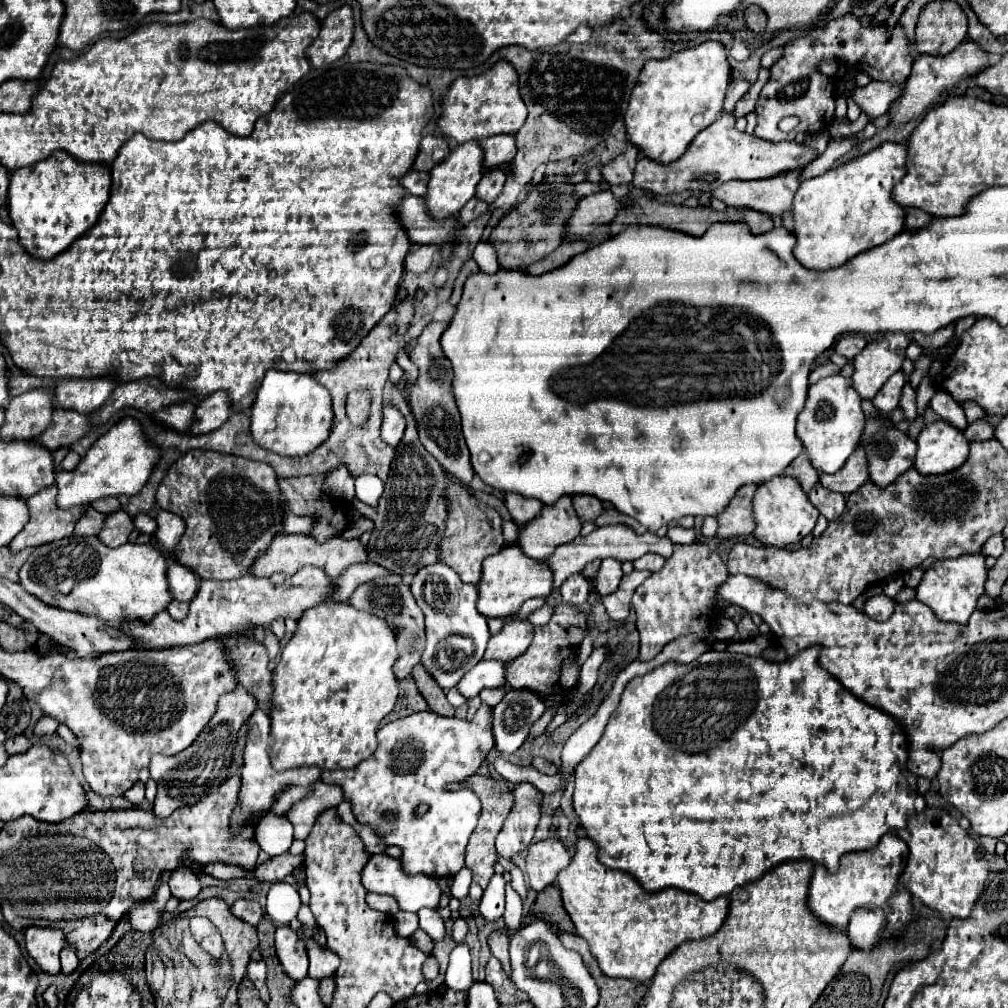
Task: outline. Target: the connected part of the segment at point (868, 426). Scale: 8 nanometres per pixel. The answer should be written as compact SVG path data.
M866 418L858 446L864 446L868 456L868 480L882 488L912 468L916 456L916 444L898 428L884 428L880 418Z

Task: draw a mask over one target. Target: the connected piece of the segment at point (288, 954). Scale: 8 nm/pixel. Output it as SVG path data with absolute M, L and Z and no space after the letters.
M278 926L276 930L276 954L284 972L294 980L302 980L308 974L308 954L304 940L288 926Z

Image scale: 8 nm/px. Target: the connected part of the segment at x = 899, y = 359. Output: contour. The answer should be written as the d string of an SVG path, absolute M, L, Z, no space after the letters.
M884 334L880 340L868 342L868 346L852 360L852 382L864 400L872 400L882 384L900 370L906 360L908 344L910 338L904 334Z

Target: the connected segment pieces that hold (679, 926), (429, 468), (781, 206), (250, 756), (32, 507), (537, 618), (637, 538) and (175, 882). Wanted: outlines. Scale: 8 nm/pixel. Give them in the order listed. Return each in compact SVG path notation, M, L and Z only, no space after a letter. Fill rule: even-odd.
M586 836L574 842L572 862L558 874L556 884L564 908L576 926L576 934L590 944L590 952L598 960L602 972L610 978L632 978L638 982L652 980L658 964L678 944L718 932L730 904L728 896L706 902L696 894L674 888L648 894L628 872L600 864L598 846Z
M410 420L404 438L396 448L396 458L378 506L370 508L354 500L356 510L374 522L370 542L366 544L370 562L400 576L412 576L420 568L438 562L438 542L442 538L448 512L446 498L442 496L446 478L448 474L442 470L442 466L434 460L434 456L428 456L426 448L420 444L416 424Z
M800 170L768 178L768 180L750 180L750 182L726 182L716 188L712 198L722 200L732 208L752 208L768 216L780 216L790 210L792 198L800 186Z
M256 710L250 720L248 720L248 734L246 734L246 748L244 748L244 766L240 772L240 794L238 794L238 806L230 818L230 828L232 834L238 834L240 828L244 826L244 822L252 822L256 816L268 812L274 802L274 798L278 796L278 792L286 790L288 786L304 786L308 788L308 784L312 786L318 778L320 778L320 770L318 768L296 768L296 770L286 770L286 772L276 772L270 766L270 758L268 758L268 740L270 738L270 718L264 710Z
M56 486L44 488L44 492L30 496L26 500L26 506L30 512L30 522L8 544L10 552L14 554L28 546L40 546L40 544L48 544L72 536L76 520L84 514L84 508L80 506L60 510L56 506Z
M544 604L542 608L534 610L526 620L528 620L532 626L544 626L544 624L548 624L550 616L552 616L552 606L550 606L550 604Z
M614 524L614 526L596 528L596 530L594 530L592 534L588 534L588 536L578 536L576 540L558 546L556 552L552 552L552 556L548 556L548 558L544 560L544 564L552 570L552 576L554 576L554 578L552 578L552 586L554 586L554 590L556 590L556 588L560 588L560 584L562 584L568 576L578 574L588 562L592 562L592 560L596 560L596 558L600 558L600 560L604 560L604 558L616 558L618 562L626 562L626 560L634 562L634 560L638 560L640 556L644 556L644 554L648 554L648 552L658 554L658 556L662 556L662 558L668 558L668 556L672 556L672 546L674 546L674 544L672 544L666 536L656 536L656 534L652 534L652 532L636 534L636 532L634 532L630 526L626 526L626 524Z
M180 866L178 870L174 870L168 884L172 896L178 900L192 900L200 892L200 880L190 866Z

